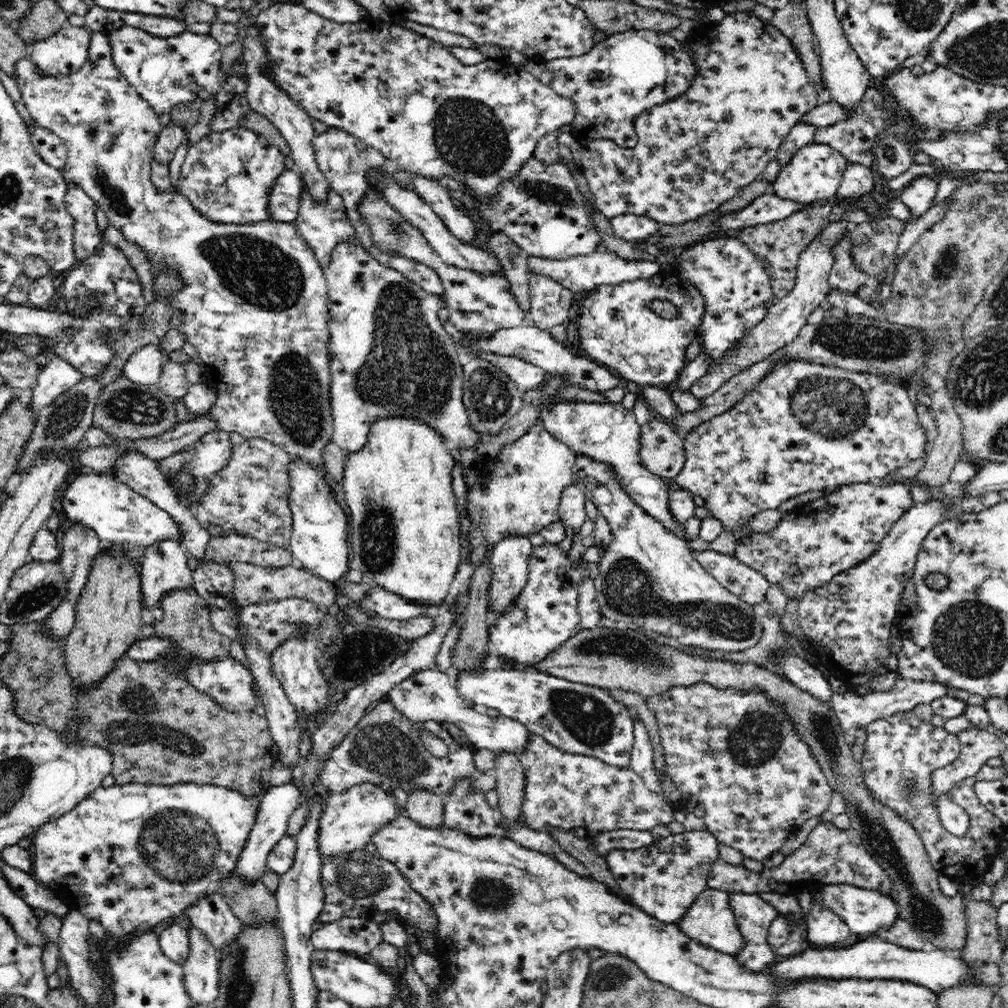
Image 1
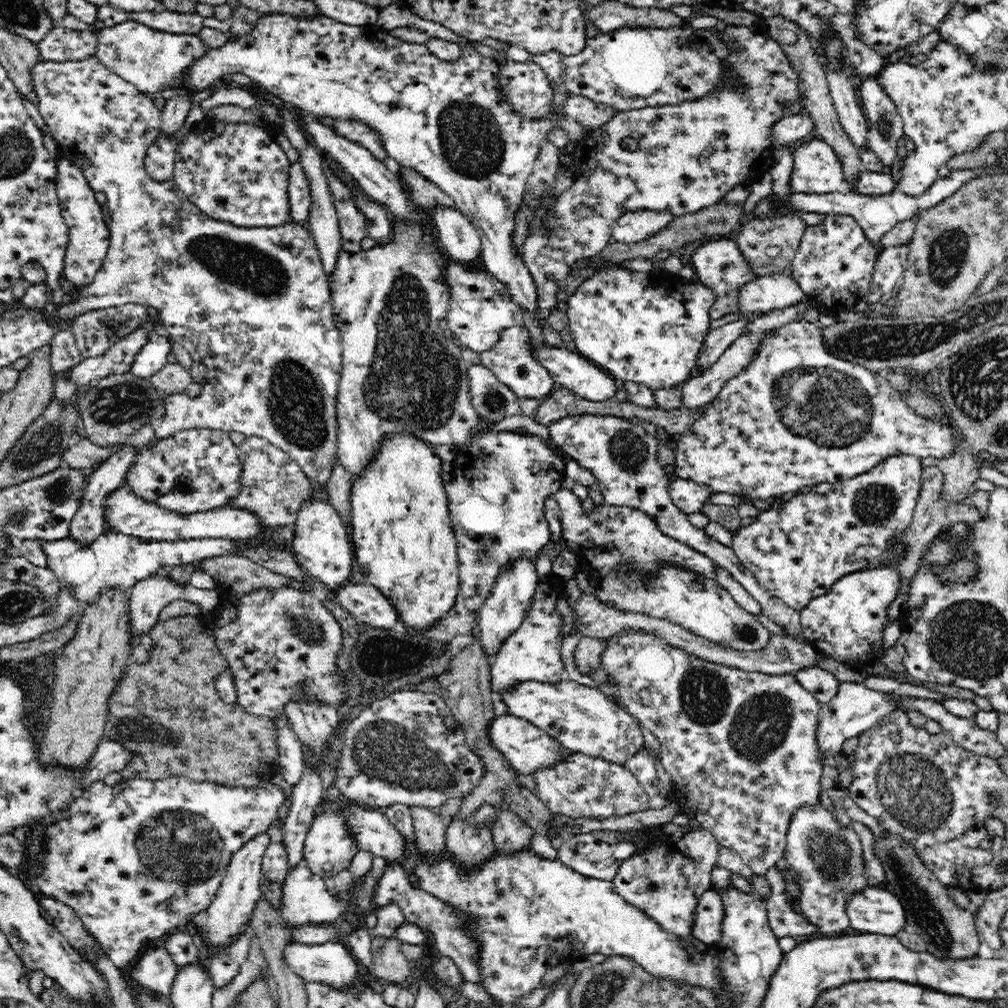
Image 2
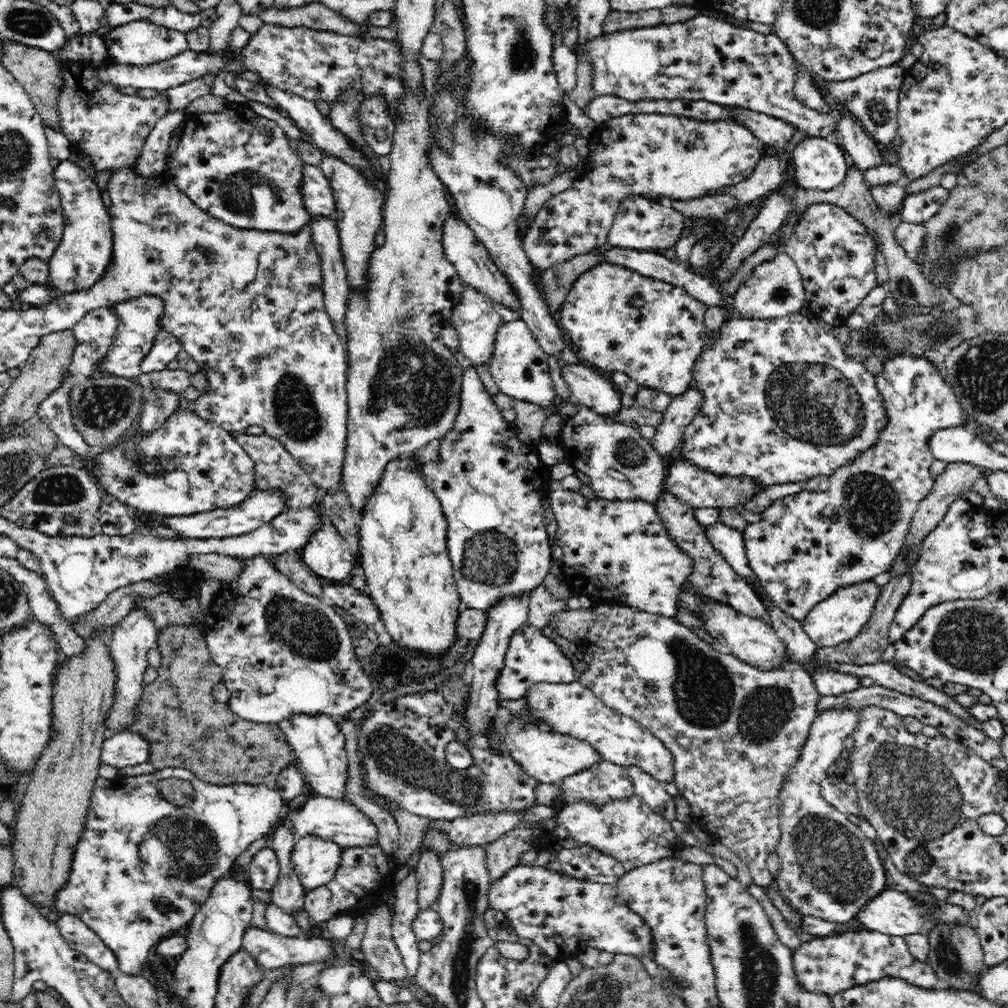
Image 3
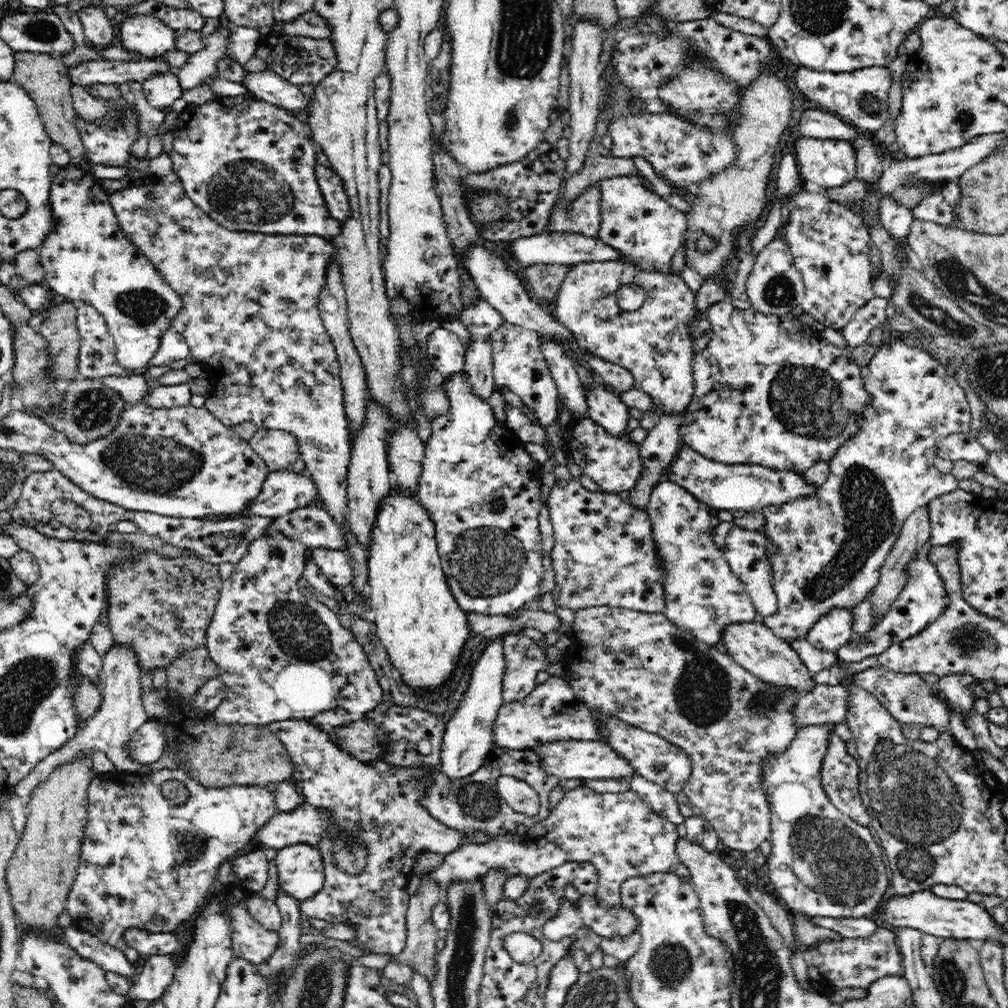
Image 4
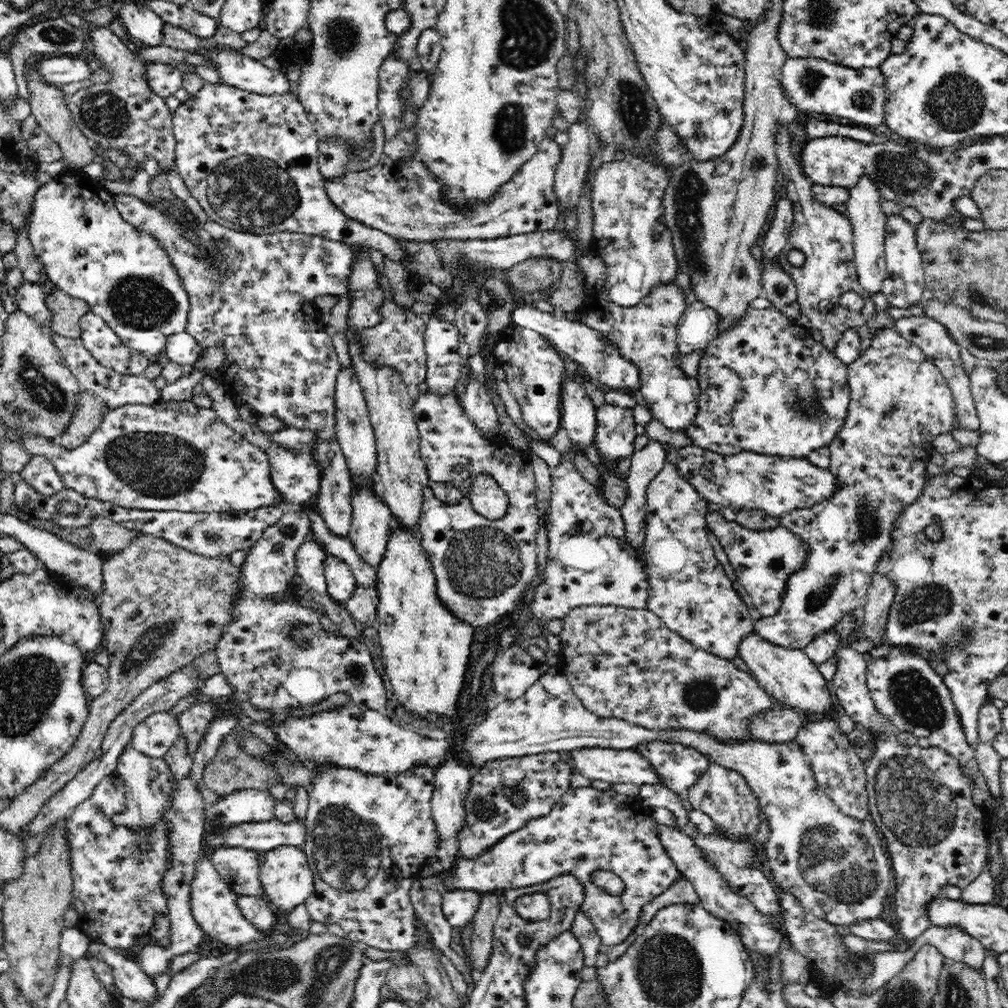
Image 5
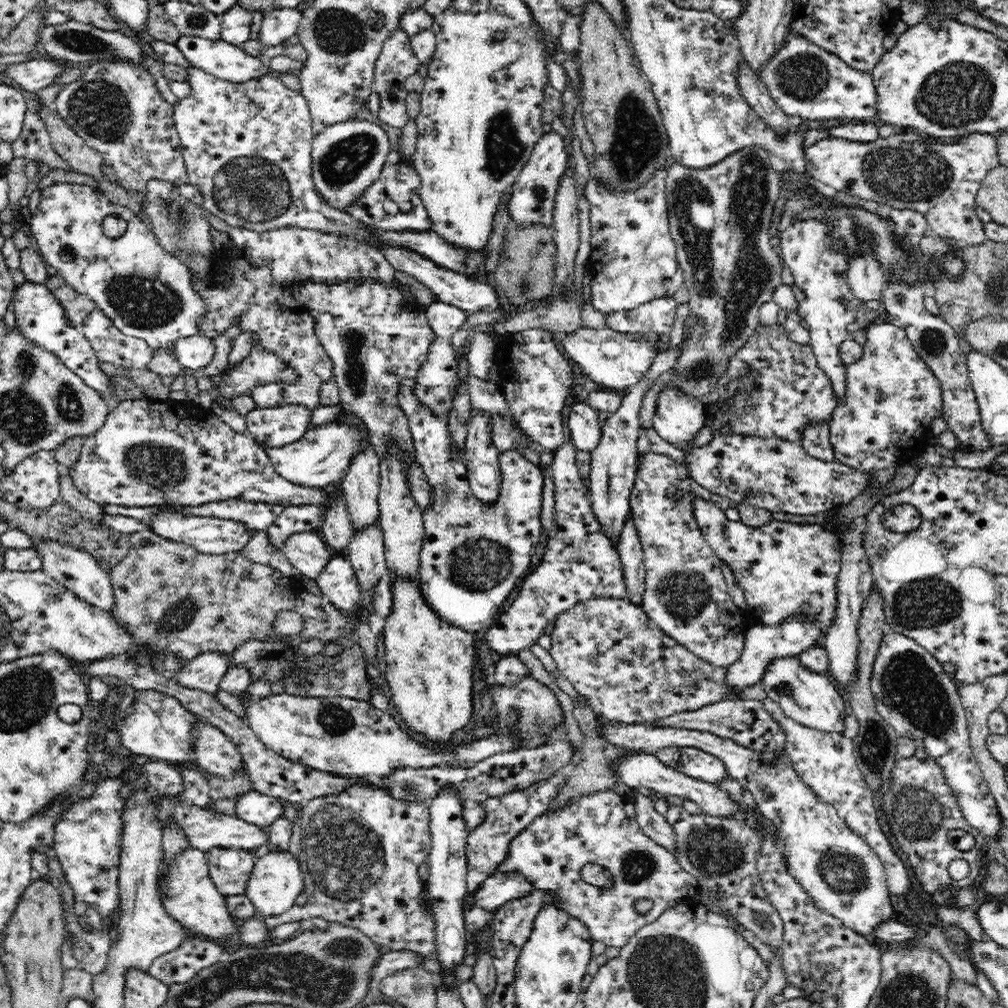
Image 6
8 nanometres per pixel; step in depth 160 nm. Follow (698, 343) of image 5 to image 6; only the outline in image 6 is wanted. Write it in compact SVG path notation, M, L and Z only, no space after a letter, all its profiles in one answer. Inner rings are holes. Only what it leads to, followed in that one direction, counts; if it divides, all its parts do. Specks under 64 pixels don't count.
M678 349L662 351L650 367L648 374L644 379L632 386L626 392L622 393L620 409L609 415L606 424L602 426L602 435L598 448L591 452L592 466L590 466L588 484L588 502L596 523L599 524L601 532L608 539L608 543L612 543L617 550L619 538L622 536L622 530L626 528L626 522L630 519L630 507L628 496L634 484L637 474L637 461L639 453L637 450L637 440L639 438L639 410L643 397L651 388L653 381L657 380L658 376L663 372L670 370L670 366L674 364L678 356Z

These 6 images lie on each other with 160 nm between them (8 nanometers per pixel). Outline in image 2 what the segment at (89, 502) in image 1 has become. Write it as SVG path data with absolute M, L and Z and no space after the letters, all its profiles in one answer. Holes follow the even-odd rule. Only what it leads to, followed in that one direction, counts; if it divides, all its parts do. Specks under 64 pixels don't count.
M120 486L104 497L105 533L123 533L146 541L176 541L202 538L253 540L262 532L262 521L256 512L248 508L218 509L195 512L195 514L179 514L138 497L128 487Z

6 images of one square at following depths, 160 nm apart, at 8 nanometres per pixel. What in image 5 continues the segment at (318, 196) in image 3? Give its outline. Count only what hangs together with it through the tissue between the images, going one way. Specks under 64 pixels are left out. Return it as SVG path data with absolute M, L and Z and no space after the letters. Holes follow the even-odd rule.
M546 136L536 154L525 162L512 180L472 211L454 210L440 199L441 184L429 174L418 158L396 156L390 165L378 163L365 170L344 175L342 180L324 180L326 193L346 216L370 228L380 229L398 240L436 241L441 239L490 240L560 227L560 207L554 193L555 172L561 161L561 146Z

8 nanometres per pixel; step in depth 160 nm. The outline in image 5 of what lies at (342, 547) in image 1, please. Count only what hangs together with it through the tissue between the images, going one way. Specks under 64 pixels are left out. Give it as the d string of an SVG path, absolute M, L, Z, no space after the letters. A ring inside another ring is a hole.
M332 555L325 558L323 567L330 598L340 603L350 599L357 586L352 569L341 558Z

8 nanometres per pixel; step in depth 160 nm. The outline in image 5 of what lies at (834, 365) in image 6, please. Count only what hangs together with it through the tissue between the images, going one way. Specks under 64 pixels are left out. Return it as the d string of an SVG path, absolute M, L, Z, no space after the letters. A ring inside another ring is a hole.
M778 124L776 134L776 156L780 169L786 176L787 199L793 202L794 222L788 242L778 256L782 268L794 279L797 288L797 302L801 312L808 316L812 326L823 334L822 345L826 349L834 350L843 332L848 329L862 326L874 318L877 309L868 291L858 283L856 265L854 264L854 233L852 223L844 214L844 210L835 206L819 203L812 197L811 182L801 169L799 156L792 156L790 152L790 135L788 124ZM790 250L801 250L805 254L805 261L801 266L794 266L788 261ZM848 290L854 290L862 298L865 305L859 311L850 311L840 305L840 296Z

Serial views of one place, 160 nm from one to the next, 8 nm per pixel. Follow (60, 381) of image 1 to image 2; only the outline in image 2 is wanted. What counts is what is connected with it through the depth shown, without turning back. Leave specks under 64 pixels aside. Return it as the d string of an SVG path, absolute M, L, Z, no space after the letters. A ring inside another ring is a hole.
M146 324L138 326L124 338L118 338L106 354L83 359L74 368L67 370L68 380L76 386L89 385L111 374L129 372L132 361L139 350L148 342L152 329Z

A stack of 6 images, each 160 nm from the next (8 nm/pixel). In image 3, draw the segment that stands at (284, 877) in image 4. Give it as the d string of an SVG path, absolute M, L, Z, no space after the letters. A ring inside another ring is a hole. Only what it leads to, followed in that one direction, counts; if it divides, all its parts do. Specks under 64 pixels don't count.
M316 835L300 837L292 846L293 871L307 891L328 884L336 875L343 847Z

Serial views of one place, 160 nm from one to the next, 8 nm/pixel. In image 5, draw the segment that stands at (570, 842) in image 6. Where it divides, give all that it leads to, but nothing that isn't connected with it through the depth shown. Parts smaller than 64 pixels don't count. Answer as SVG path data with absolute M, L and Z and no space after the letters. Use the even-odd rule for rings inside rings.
M570 786L546 816L530 819L520 830L511 832L510 836L504 836L501 842L487 848L484 854L478 855L478 860L469 860L461 854L456 862L456 872L452 872L452 876L442 877L439 882L440 889L449 892L470 890L486 893L493 890L530 887L560 876L574 876L585 891L585 900L580 912L584 912L593 923L601 944L609 948L624 944L624 940L628 940L628 936L639 926L639 916L644 908L656 896L664 894L674 886L676 880L683 877L656 834L651 809L645 809L641 803L636 803L638 802L636 798L638 795L626 796L612 789L598 790L592 786L579 788ZM608 873L616 875L625 885L623 892L618 896L606 892L598 882L600 876Z

